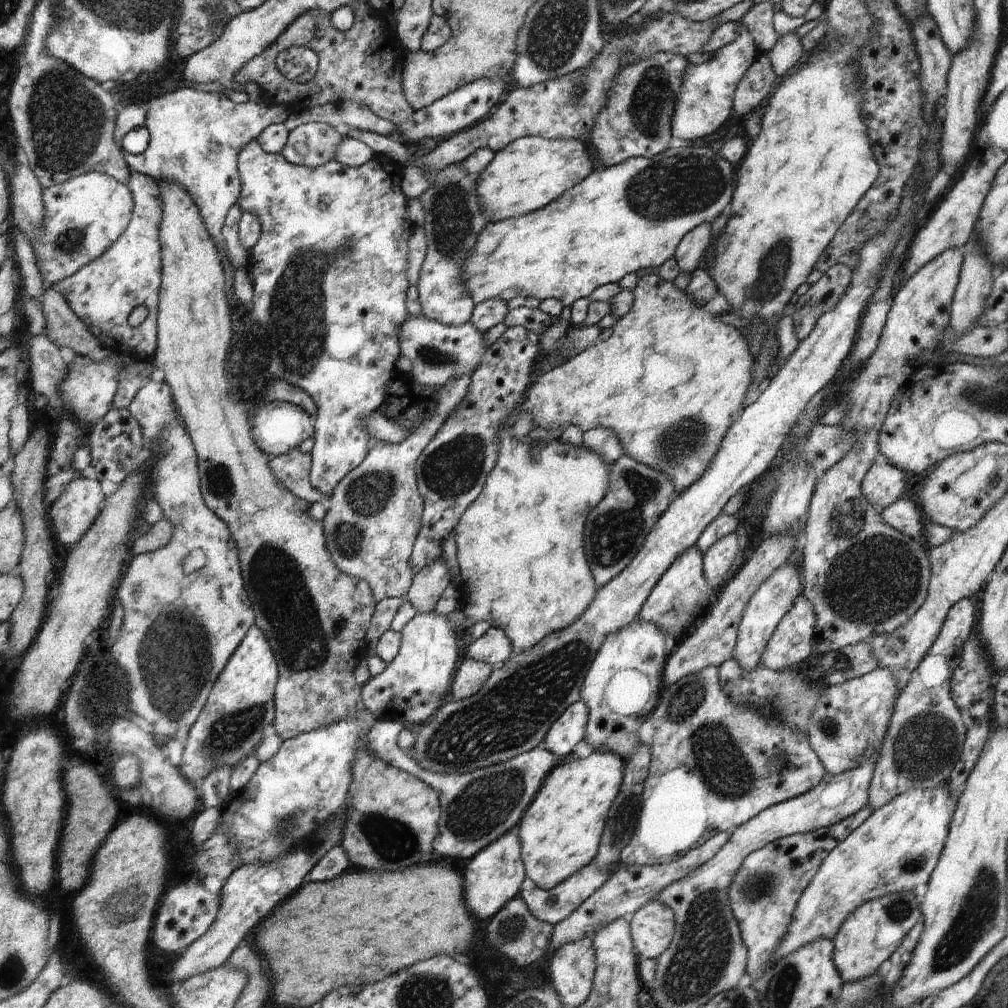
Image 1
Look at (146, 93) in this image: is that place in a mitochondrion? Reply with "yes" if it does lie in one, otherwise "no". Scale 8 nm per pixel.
no

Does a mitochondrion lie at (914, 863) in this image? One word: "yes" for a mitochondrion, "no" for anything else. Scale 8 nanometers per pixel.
yes

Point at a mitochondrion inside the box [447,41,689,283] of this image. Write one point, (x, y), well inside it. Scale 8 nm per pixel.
(651, 97)

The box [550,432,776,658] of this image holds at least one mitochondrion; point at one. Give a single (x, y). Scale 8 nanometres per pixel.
(613, 536)

